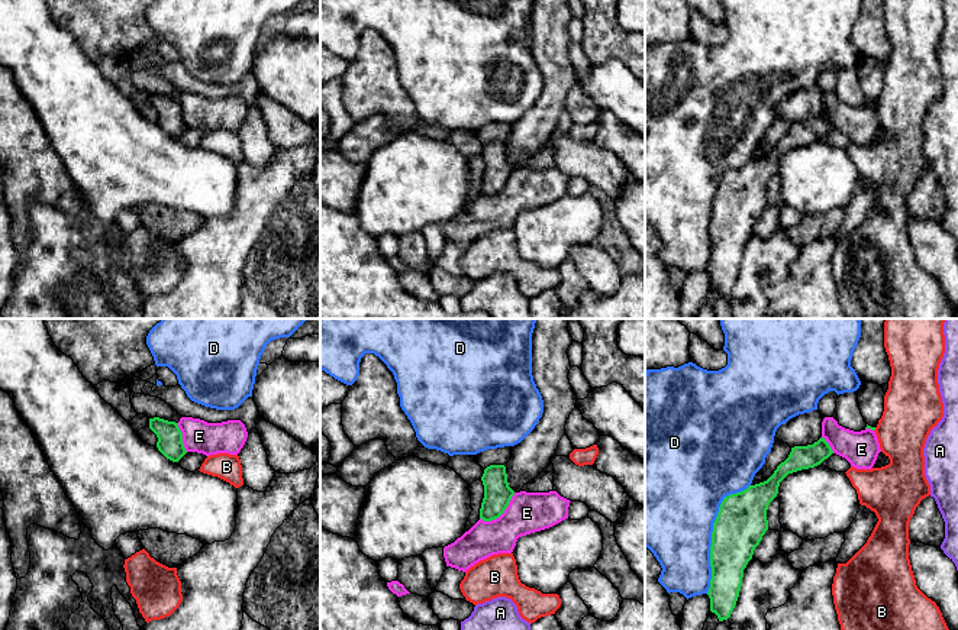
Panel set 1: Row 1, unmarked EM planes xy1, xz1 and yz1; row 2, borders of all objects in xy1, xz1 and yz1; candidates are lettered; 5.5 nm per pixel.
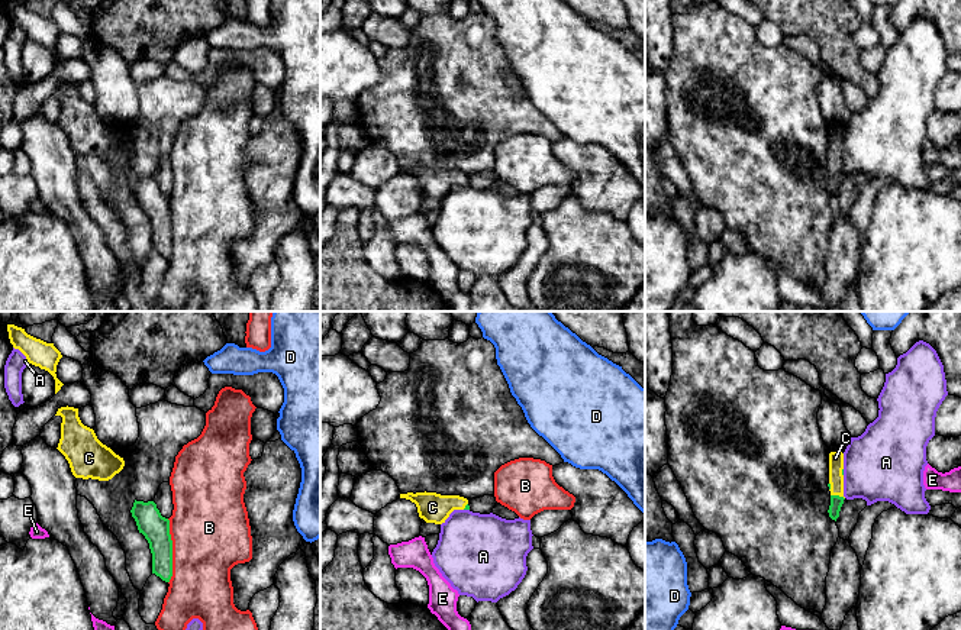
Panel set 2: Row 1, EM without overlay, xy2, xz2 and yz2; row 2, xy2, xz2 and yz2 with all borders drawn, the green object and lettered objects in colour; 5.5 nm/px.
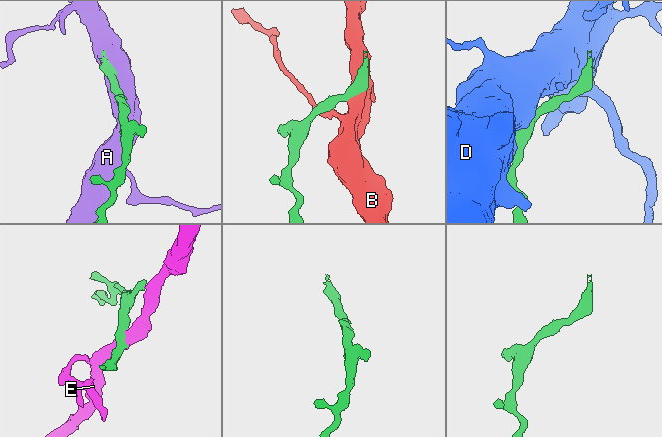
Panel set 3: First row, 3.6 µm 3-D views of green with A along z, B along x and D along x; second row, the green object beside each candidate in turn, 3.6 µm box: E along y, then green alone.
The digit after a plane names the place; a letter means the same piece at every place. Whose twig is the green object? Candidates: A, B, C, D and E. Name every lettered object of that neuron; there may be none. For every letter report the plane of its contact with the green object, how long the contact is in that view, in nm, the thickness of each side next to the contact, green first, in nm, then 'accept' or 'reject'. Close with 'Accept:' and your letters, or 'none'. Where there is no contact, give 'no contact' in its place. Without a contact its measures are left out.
A: meets green in xz2; contact 30 nm long; 30 nm thick on the green side, 440 nm on the other; reject
B: meets green in xy2; contact 360 nm long; 150 nm thick on the green side, 440 nm on the other; reject
C: meets green in yz2; contact 80 nm long; 70 nm thick on the green side, 80 nm on the other; accept
D: meets green in yz1; contact 650 nm long; 280 nm thick on the green side, 460 nm on the other; reject
E: meets green in xz1; contact 240 nm long; 160 nm thick on the green side, 220 nm on the other; reject
Accept: C

